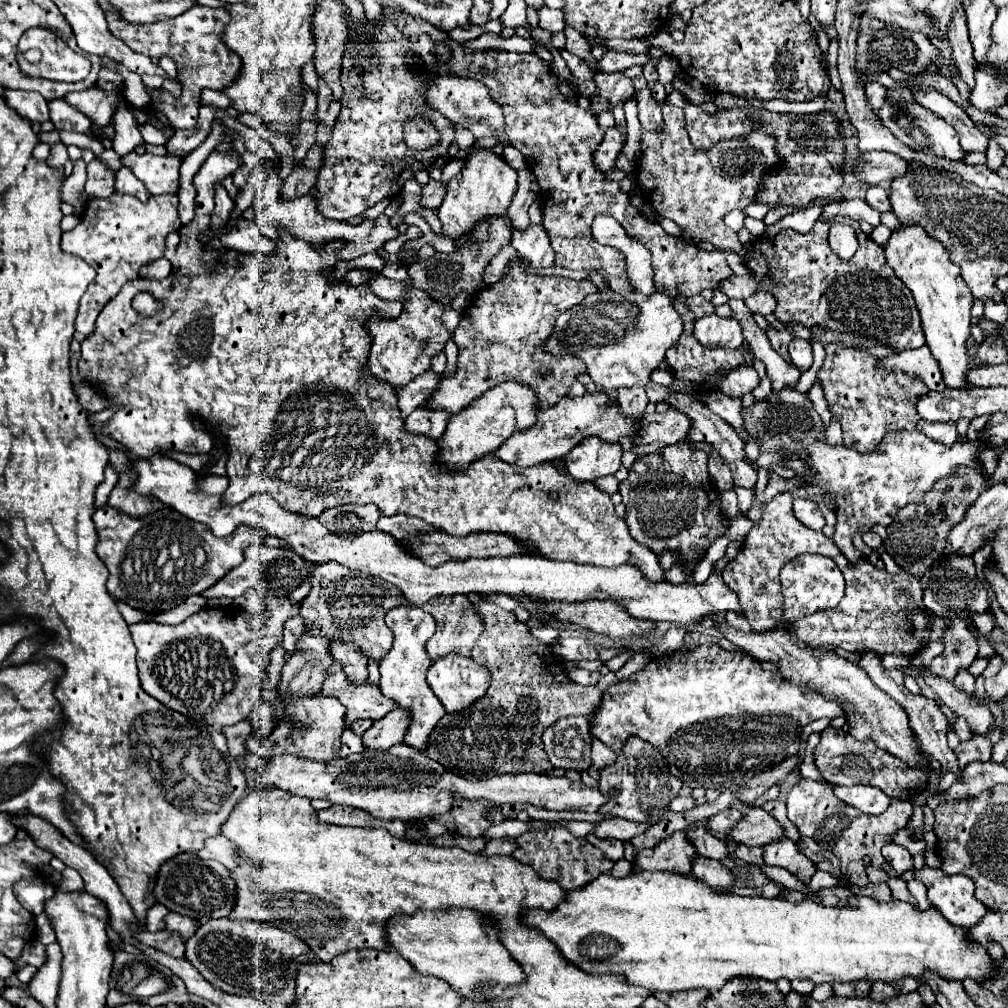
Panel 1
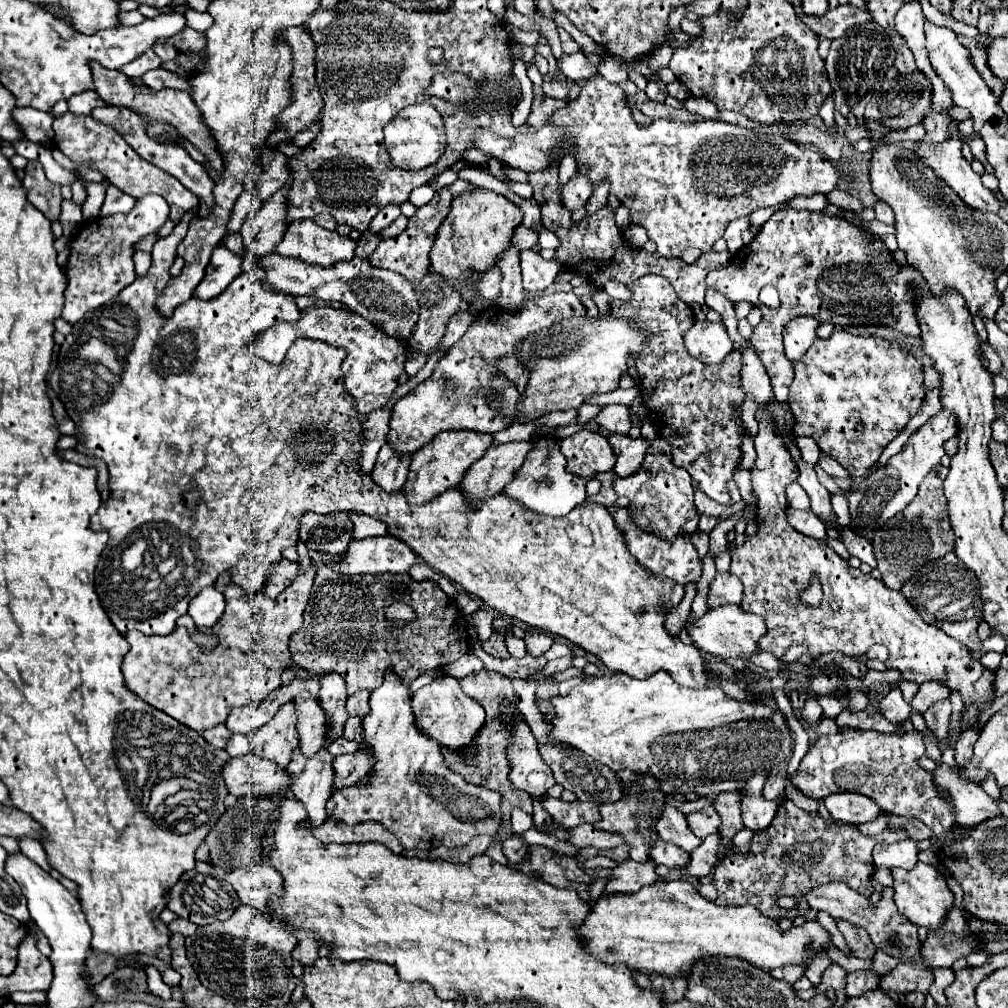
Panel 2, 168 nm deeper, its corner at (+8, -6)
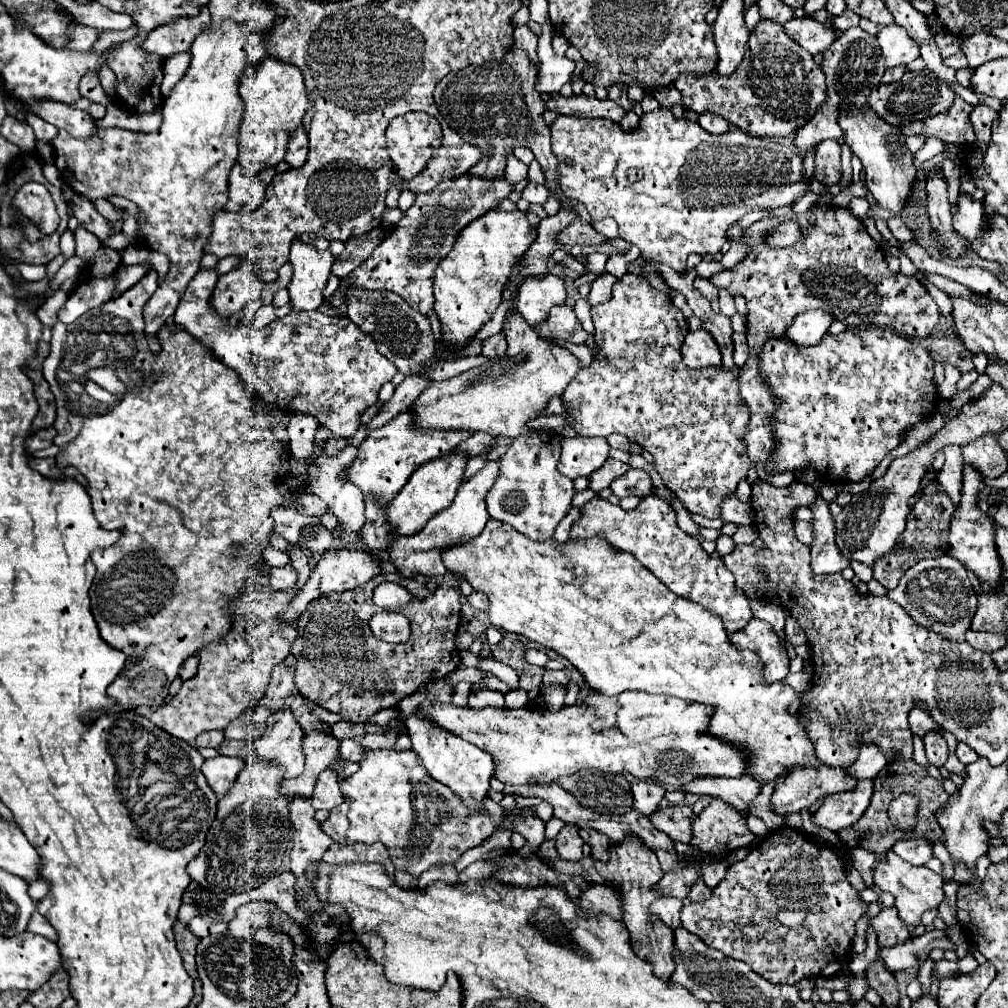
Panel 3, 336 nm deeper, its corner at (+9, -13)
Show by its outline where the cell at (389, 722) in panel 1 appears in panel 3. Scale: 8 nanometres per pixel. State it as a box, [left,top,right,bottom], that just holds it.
[311,769,343,811]

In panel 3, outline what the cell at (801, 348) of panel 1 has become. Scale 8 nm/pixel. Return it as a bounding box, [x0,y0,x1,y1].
[787,309,835,345]

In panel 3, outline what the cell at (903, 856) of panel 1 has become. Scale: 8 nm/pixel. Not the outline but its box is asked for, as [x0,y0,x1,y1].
[893,837,933,865]

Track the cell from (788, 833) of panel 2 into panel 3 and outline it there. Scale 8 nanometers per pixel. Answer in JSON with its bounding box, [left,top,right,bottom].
[681,827,867,985]

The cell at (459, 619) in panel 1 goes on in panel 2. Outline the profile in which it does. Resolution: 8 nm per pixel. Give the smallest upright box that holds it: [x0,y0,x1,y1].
[290,564,470,696]

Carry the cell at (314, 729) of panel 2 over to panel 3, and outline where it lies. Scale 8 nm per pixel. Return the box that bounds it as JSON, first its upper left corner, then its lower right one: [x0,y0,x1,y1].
[245,711,303,779]

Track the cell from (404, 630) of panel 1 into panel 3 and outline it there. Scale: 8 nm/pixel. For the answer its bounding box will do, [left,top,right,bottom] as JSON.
[321,749,503,877]

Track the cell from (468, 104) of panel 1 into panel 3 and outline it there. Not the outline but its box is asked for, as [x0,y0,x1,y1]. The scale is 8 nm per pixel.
[551,109,809,271]

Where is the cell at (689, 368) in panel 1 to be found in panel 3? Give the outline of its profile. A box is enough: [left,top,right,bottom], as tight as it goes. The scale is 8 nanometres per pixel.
[563,273,751,519]

